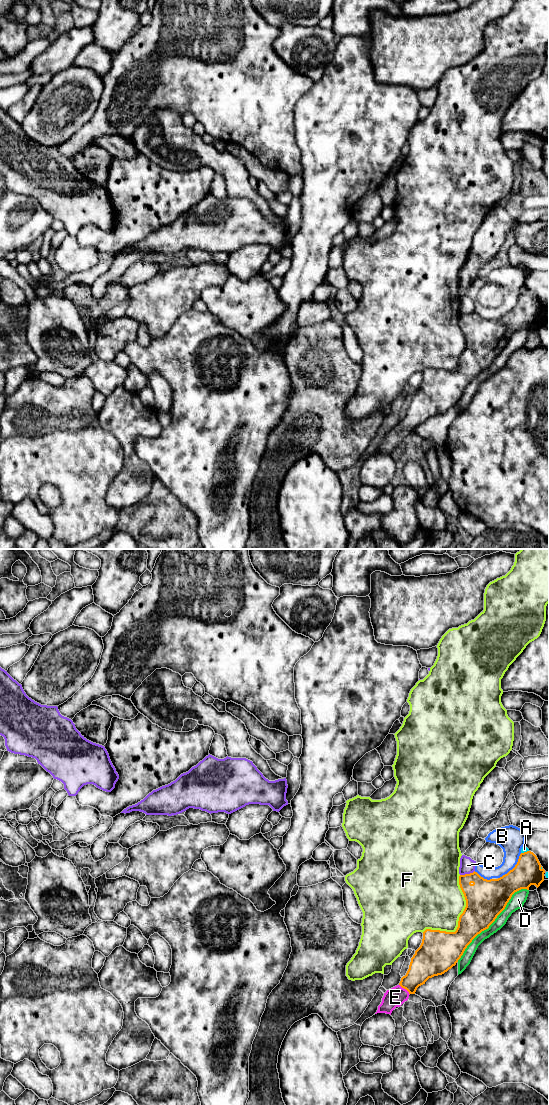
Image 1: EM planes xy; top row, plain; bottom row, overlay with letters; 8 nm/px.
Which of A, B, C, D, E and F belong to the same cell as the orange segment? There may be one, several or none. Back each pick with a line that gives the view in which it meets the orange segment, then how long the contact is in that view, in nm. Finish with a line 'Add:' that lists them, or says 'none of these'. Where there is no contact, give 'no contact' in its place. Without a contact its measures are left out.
E: xy | 120 nm
Add: E

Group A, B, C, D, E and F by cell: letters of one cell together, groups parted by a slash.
A / B / C / D / E / F

